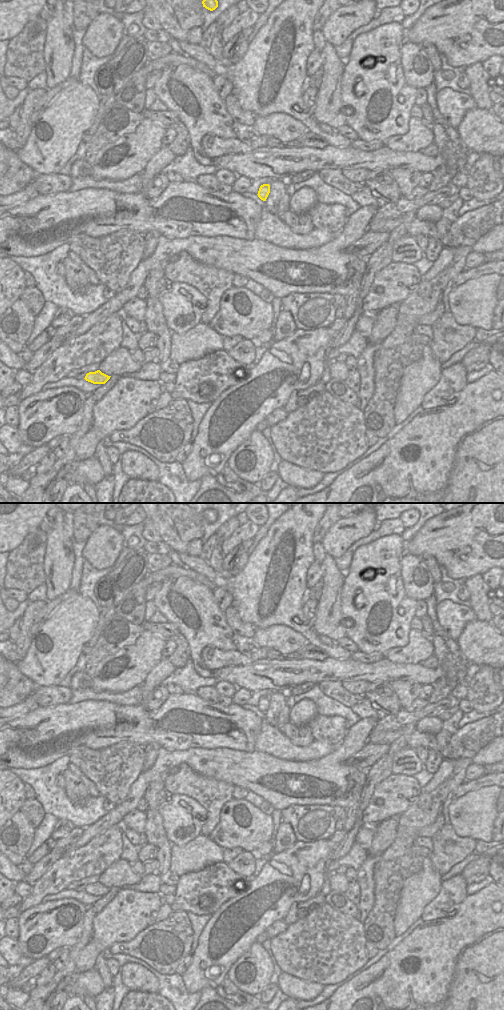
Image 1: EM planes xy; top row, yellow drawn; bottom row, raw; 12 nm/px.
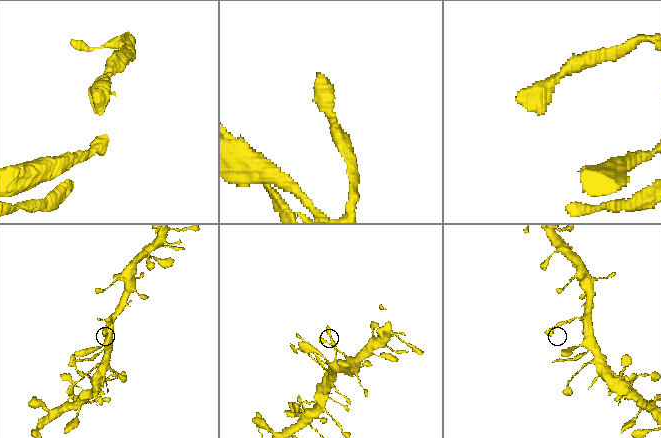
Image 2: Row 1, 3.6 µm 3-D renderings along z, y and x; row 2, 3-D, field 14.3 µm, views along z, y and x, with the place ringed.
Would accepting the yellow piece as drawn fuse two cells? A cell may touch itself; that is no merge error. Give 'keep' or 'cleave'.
keep

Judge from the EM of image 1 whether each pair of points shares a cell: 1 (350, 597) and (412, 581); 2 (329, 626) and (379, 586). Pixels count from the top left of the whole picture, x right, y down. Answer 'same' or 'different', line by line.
1: different
2: different

